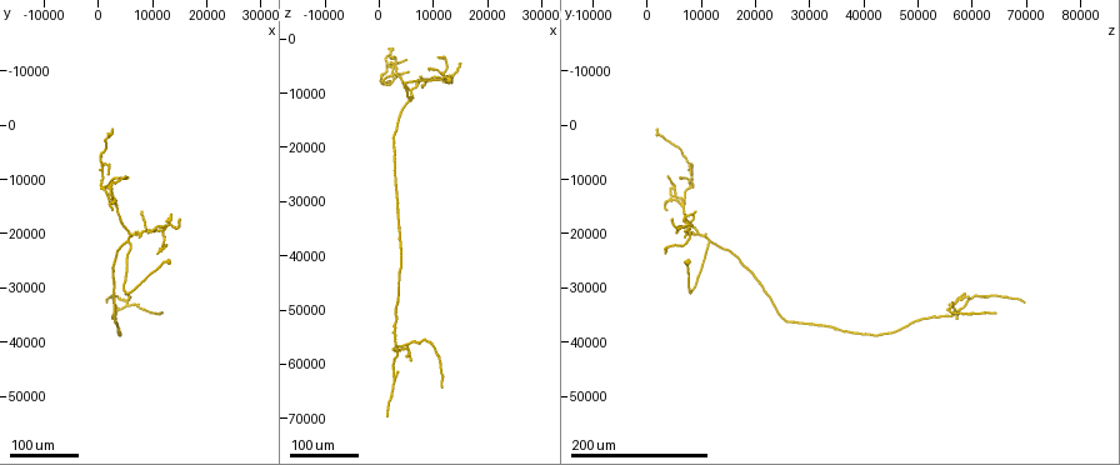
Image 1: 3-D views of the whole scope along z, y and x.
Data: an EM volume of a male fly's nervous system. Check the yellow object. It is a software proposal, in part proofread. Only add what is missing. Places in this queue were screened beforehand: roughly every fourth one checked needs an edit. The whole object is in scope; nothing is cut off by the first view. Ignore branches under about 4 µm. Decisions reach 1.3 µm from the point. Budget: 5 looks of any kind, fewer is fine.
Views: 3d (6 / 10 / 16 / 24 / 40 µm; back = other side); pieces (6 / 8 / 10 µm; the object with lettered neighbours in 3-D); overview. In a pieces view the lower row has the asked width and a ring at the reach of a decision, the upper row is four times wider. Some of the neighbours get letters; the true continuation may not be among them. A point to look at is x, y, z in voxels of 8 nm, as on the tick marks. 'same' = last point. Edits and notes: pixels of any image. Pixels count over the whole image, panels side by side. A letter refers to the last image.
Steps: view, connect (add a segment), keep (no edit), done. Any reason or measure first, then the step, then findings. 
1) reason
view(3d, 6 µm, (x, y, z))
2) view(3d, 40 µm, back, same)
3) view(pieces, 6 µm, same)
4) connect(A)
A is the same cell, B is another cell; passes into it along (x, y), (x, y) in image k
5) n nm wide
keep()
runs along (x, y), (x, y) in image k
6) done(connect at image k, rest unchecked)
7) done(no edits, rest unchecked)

free end
view(3d, 24 µm, (11500, 34500, 64500))

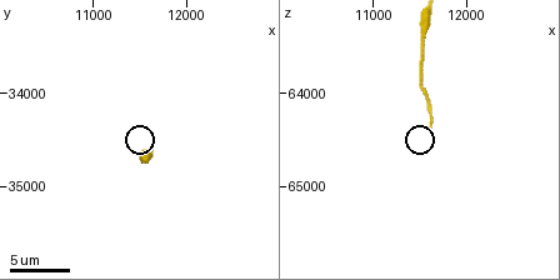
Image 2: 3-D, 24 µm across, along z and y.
view(pieces, 8 µm, (11600, 34650, 64350))

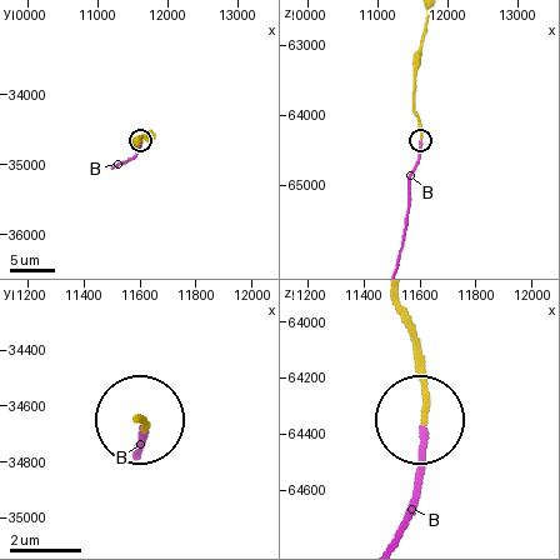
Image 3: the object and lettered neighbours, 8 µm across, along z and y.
connect(B)
B is the same cell; passes into it along (415, 116), (421, 149), (410, 178), (408, 223), (399, 259) in image 3; the neuron continues

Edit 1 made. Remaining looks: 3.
view(overview)

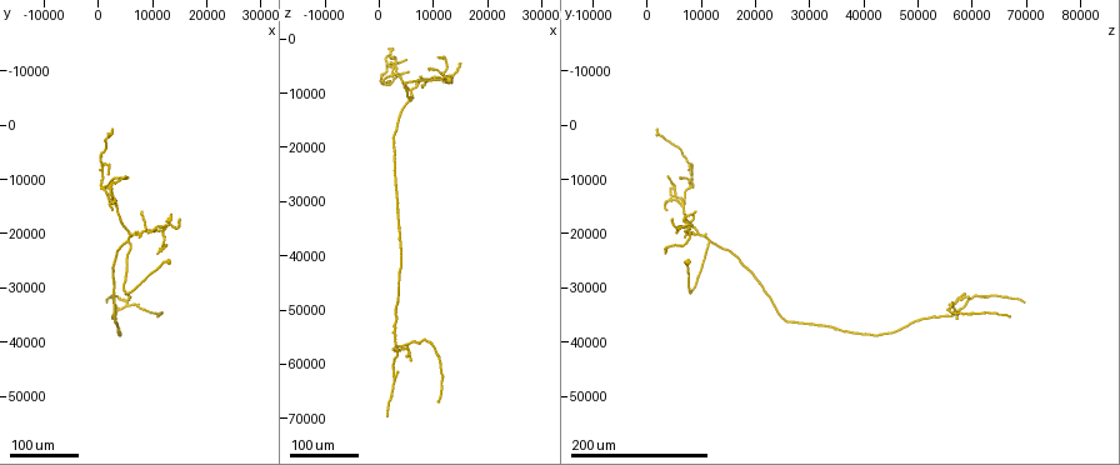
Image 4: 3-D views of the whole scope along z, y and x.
long arm stops here
view(3d, 40 µm, (1500, 33000, 69000))

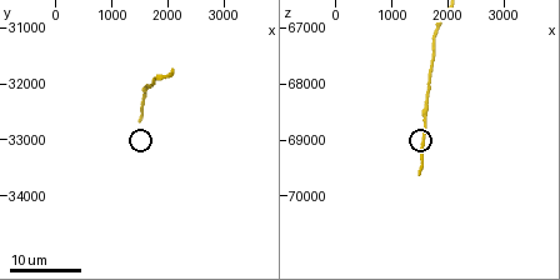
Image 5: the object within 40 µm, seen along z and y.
view(pieces, 6 µm, (1500, 32650, 69600))

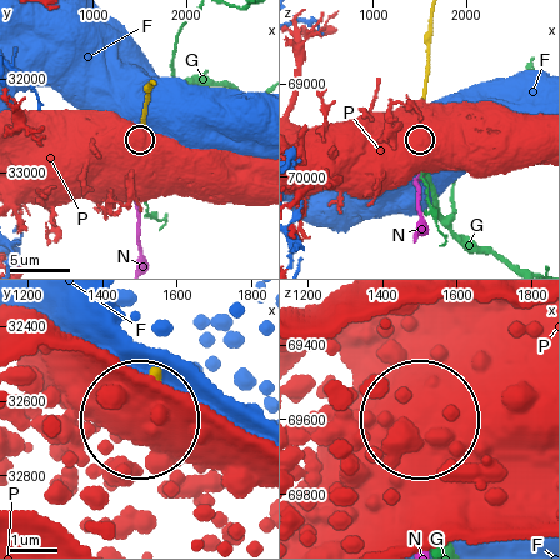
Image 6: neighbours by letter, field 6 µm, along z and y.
connect(N)
N is the same cell, F, G and P are other cells; it goes on there

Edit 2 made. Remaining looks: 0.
done(connect at image 3, connect at image 6, rest unchecked)

